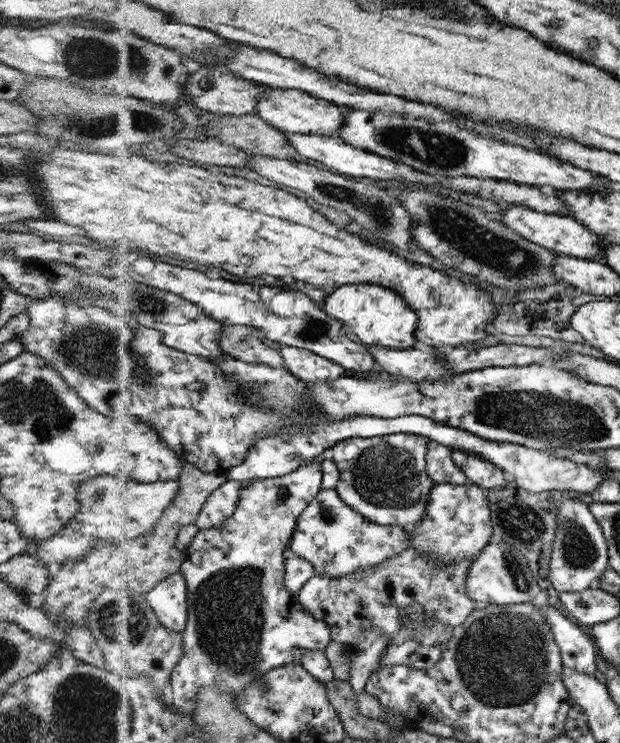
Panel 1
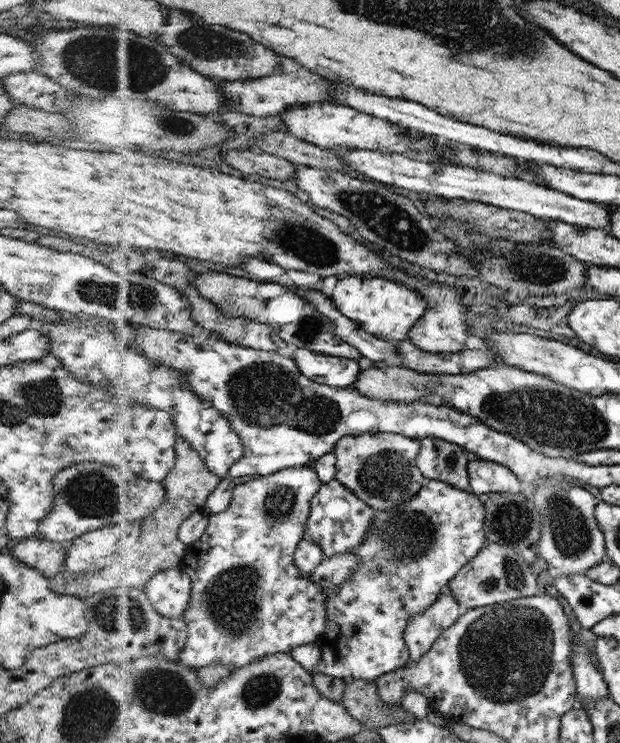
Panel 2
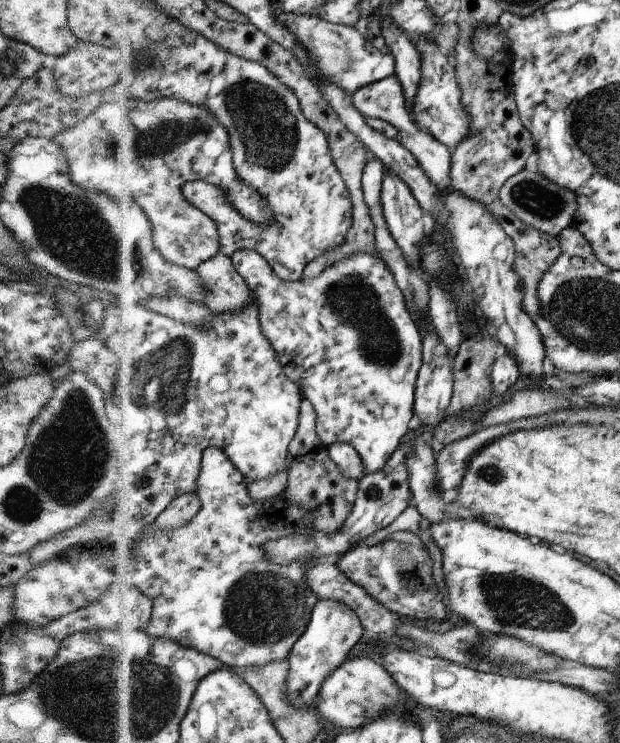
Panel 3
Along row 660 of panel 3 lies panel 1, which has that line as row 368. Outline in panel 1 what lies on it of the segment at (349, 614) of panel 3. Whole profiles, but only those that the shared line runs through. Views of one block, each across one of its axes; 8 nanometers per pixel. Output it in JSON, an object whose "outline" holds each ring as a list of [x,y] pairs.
{"outline":[[[286,346],[280,350],[285,359],[288,370],[301,381],[315,382],[325,380],[339,380],[344,377],[346,368],[319,356],[316,352],[306,348]]]}

